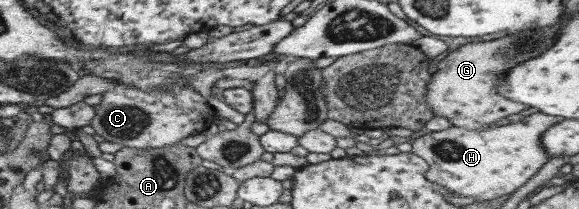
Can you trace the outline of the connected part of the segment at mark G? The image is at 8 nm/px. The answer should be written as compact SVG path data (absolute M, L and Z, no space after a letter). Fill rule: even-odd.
M553 24L553 26L539 26L538 28L531 28L531 30L525 30L521 36L520 33L509 34L503 36L495 36L491 42L477 42L477 44L467 44L467 46L461 46L459 50L448 50L451 54L443 54L436 62L437 71L431 76L430 84L426 87L428 90L425 100L429 108L433 109L435 116L445 116L449 119L451 126L475 129L487 129L495 126L495 124L502 124L506 122L507 116L510 114L517 114L524 112L526 108L529 108L527 104L521 104L519 102L513 102L507 100L505 96L501 96L496 92L496 81L499 75L509 71L513 65L517 65L519 62L529 60L531 58L541 55L541 53L551 48L551 45L555 43L555 35L559 33L559 27L563 24Z

